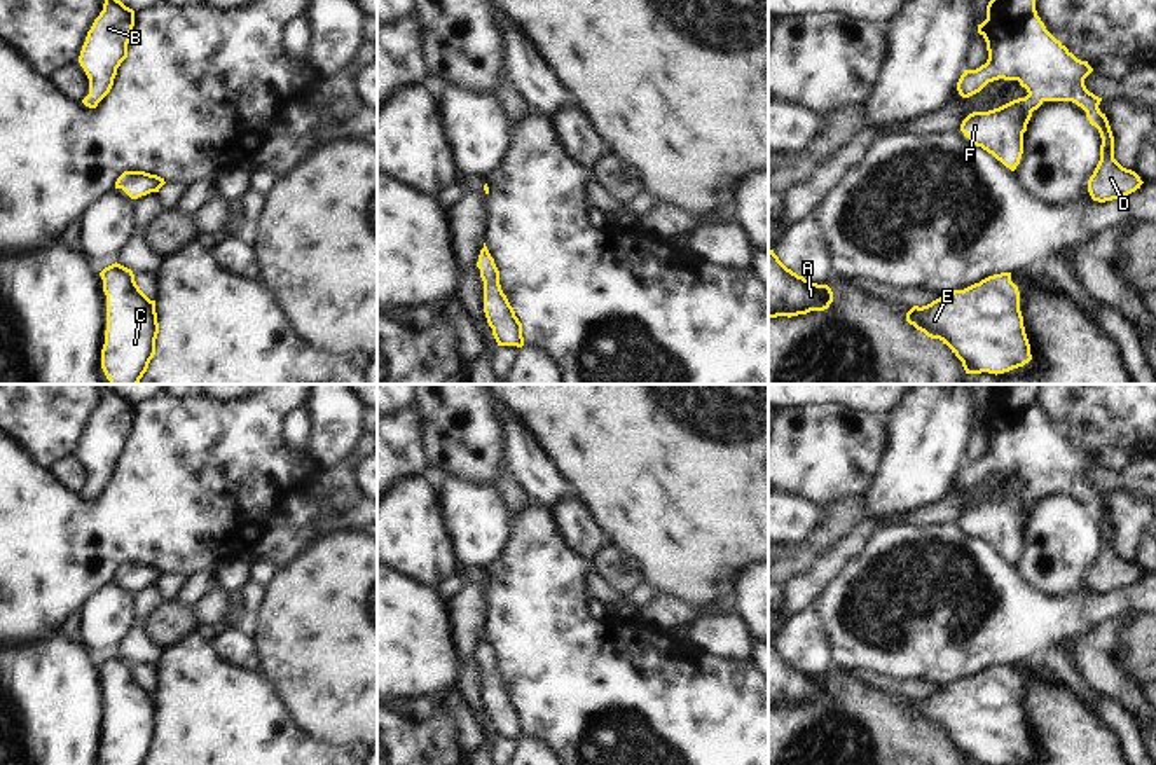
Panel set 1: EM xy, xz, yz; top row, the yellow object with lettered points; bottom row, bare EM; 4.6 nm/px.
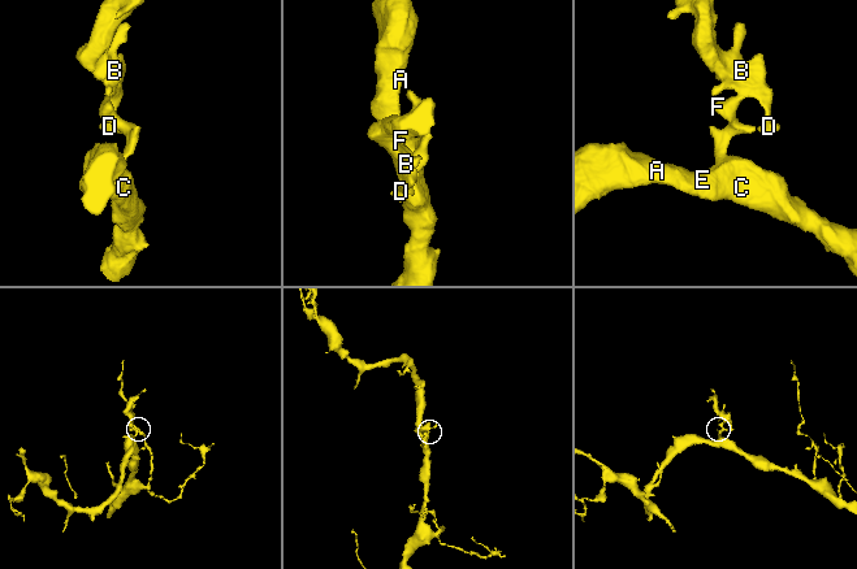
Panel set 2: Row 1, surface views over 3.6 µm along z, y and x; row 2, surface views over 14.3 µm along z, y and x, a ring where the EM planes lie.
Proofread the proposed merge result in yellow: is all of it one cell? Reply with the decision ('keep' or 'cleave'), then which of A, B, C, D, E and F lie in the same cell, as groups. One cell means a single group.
keep | A B C D E F

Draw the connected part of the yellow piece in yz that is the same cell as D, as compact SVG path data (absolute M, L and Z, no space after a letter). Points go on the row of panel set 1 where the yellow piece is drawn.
M990 0L978 33L987 42L988 59L976 70L964 70L957 82L959 94L969 98L999 79L1018 80L1029 94L988 112L969 114L960 124L964 136L1015 171L1032 112L1044 101L1072 101L1086 112L1102 138L1100 161L1088 180L1091 199L1105 203L1140 189L1140 176L1114 159L1114 136L1098 108L1102 98L1084 86L1093 68L1046 30L1036 0Z

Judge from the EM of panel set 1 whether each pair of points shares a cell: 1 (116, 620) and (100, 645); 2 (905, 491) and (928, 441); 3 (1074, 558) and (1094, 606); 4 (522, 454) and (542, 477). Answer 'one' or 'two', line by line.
1: one
2: one
3: two
4: one

